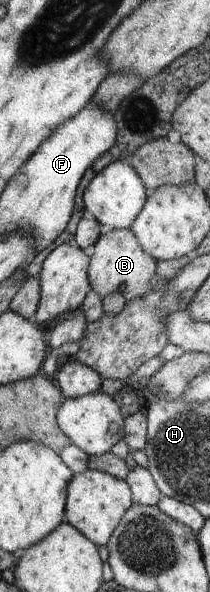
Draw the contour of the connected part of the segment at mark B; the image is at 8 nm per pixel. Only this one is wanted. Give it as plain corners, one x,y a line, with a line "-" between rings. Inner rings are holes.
113,229
107,234
101,234
99,239
91,248
93,256
89,266
89,282
92,288
101,296
121,292
125,300
133,298
143,298
157,284
156,267
157,261
152,258
144,248
140,246
140,240
130,229

